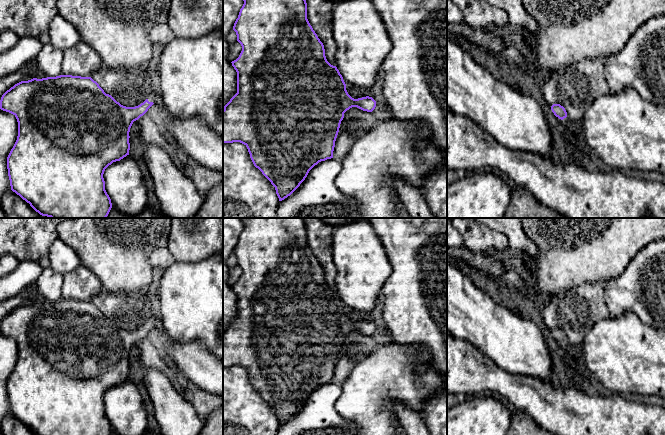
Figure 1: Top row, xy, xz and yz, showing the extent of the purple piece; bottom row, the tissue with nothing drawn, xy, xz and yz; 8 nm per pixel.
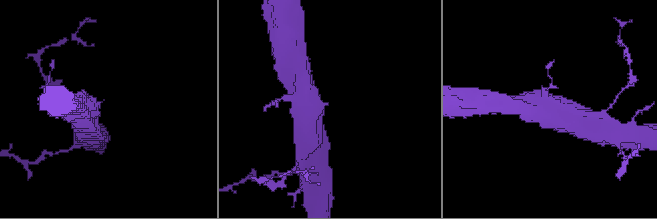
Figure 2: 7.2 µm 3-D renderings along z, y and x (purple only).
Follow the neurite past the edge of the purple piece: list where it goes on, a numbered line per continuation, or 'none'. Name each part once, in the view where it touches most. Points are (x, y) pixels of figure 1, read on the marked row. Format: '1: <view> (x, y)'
1: xy (153, 97)

